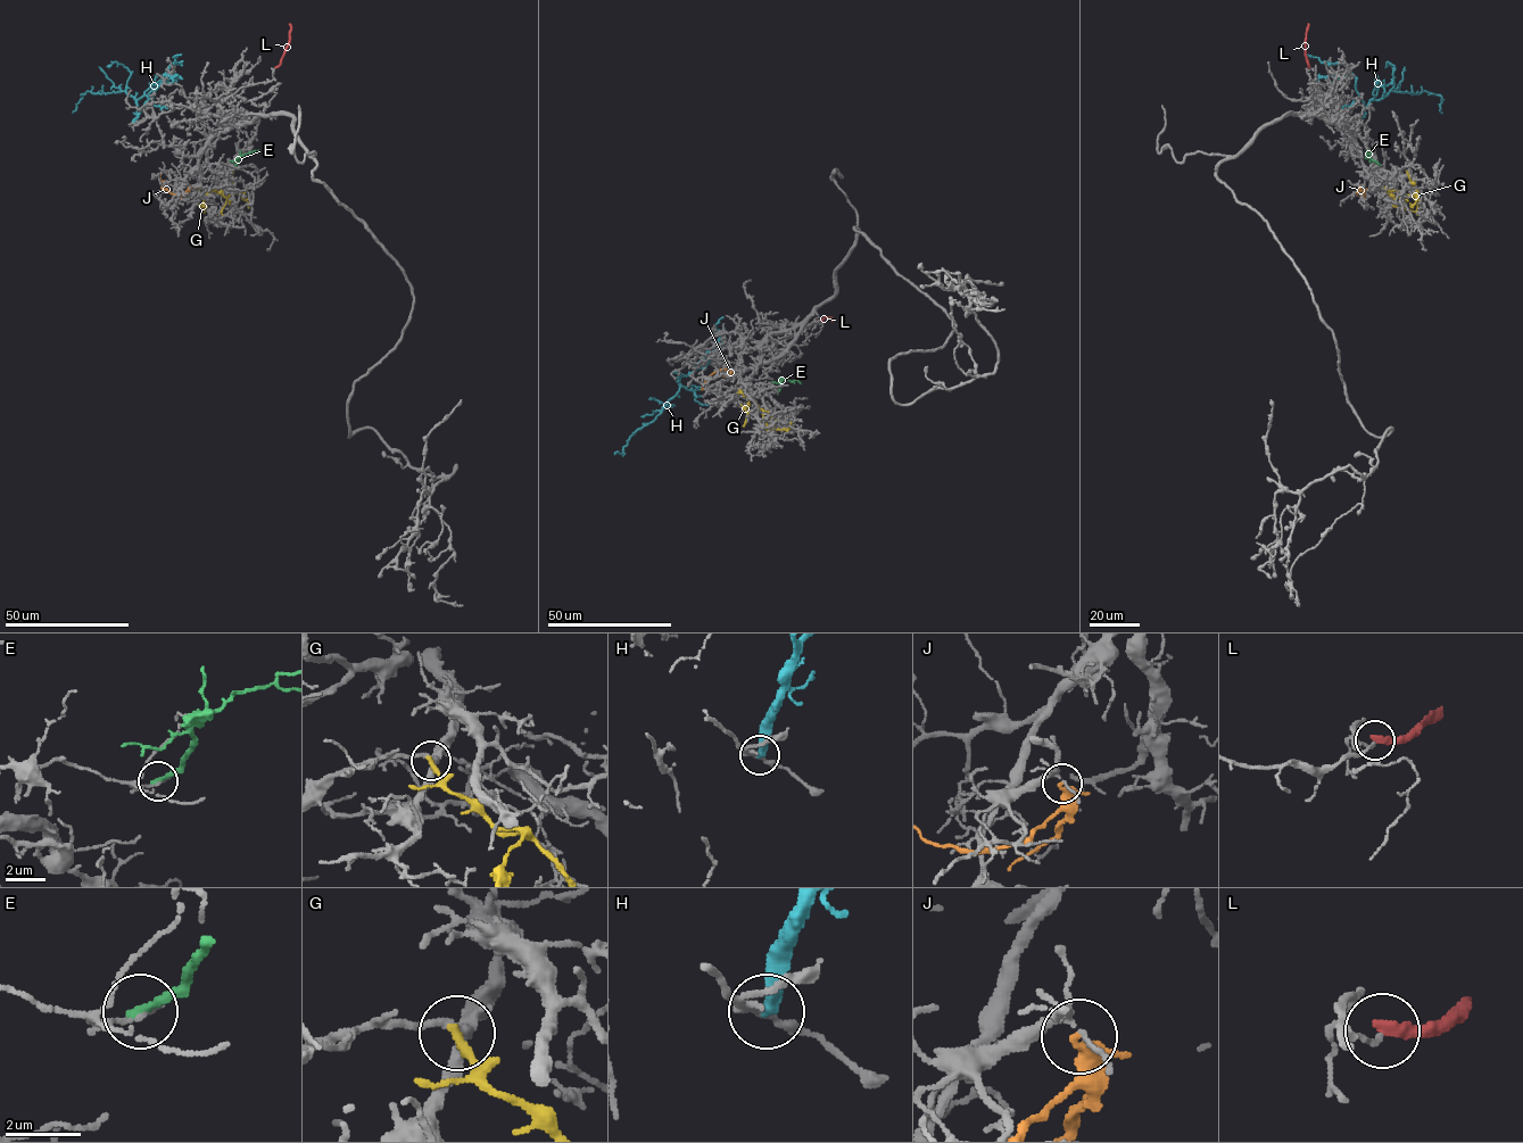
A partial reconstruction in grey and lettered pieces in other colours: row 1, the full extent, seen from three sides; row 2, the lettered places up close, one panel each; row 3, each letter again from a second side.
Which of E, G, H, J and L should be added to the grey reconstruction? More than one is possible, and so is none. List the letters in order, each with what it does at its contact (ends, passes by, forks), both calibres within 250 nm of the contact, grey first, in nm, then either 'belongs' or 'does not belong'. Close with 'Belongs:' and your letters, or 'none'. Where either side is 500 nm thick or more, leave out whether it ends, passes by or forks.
E: it ends there; 180 nm thick on the grey side, 240 nm on the other; does not belong
G: it ends there; 240 nm thick on the grey side, 240 nm on the other; does not belong
H: it ends there; 170 nm thick on the grey side, 480 nm on the other; does not belong
J: it passes by; 160 nm thick on the grey side, 300 nm on the other; does not belong
L: it ends there; 100 nm thick on the grey side, 320 nm on the other; does not belong
Belongs: none

